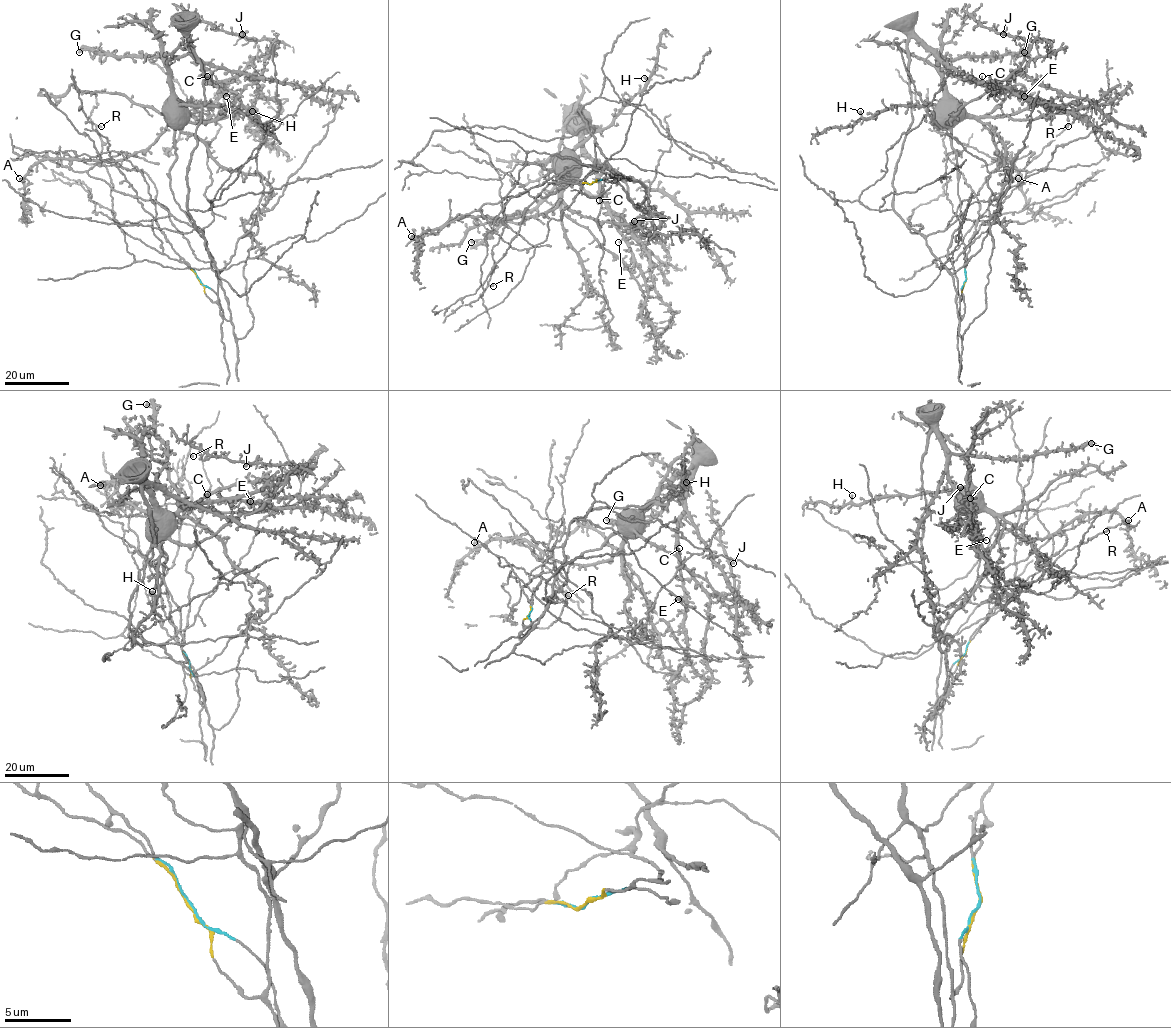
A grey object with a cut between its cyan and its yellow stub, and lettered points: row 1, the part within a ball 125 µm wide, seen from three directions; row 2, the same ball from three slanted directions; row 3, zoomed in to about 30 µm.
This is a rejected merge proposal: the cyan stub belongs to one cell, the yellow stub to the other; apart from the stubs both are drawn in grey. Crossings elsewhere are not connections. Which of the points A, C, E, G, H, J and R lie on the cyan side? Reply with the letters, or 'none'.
C, E, G

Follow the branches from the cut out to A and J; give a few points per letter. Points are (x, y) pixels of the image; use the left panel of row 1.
A: (199, 280), (215, 302), (217, 278), (209, 261), (196, 257), (144, 172), (113, 160), (47, 159), (19, 178)
J: (199, 280), (215, 302), (211, 254), (170, 187), (174, 131), (216, 121), (261, 77), (277, 38), (242, 34)

